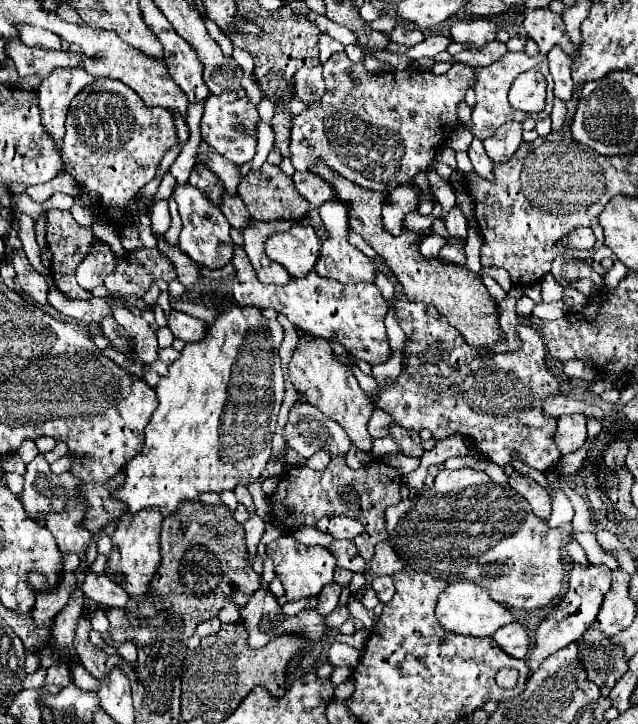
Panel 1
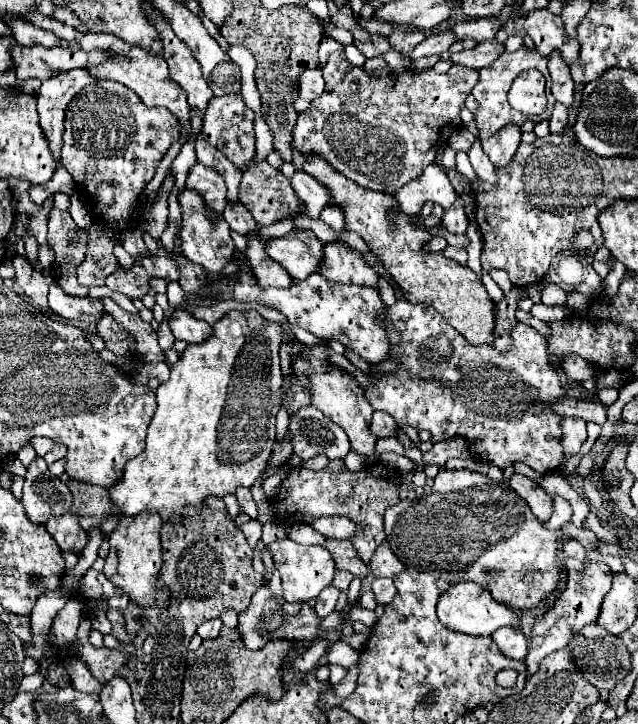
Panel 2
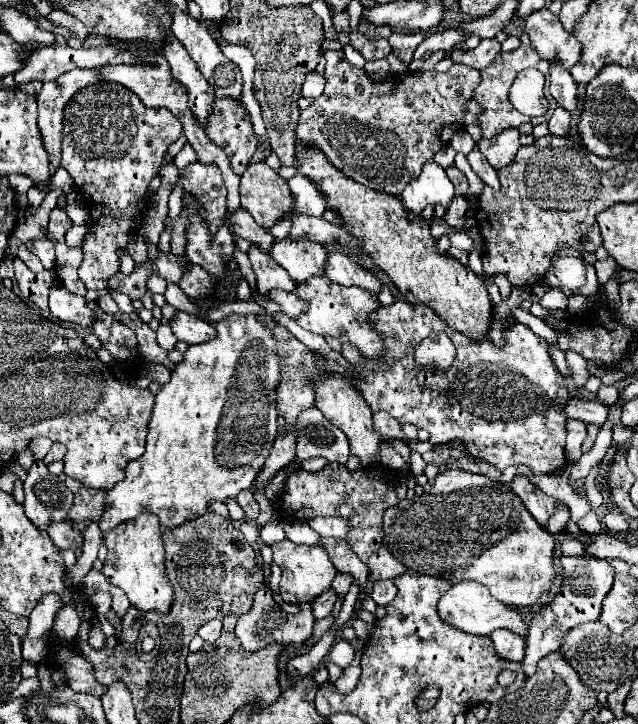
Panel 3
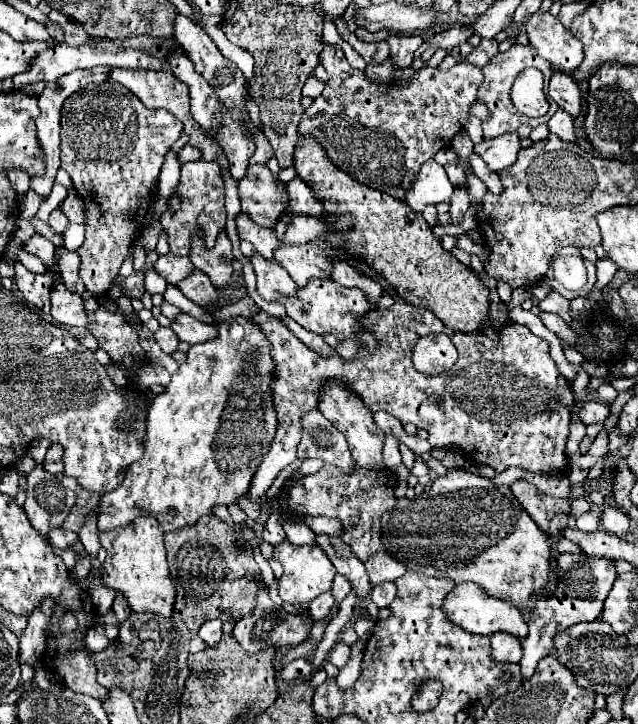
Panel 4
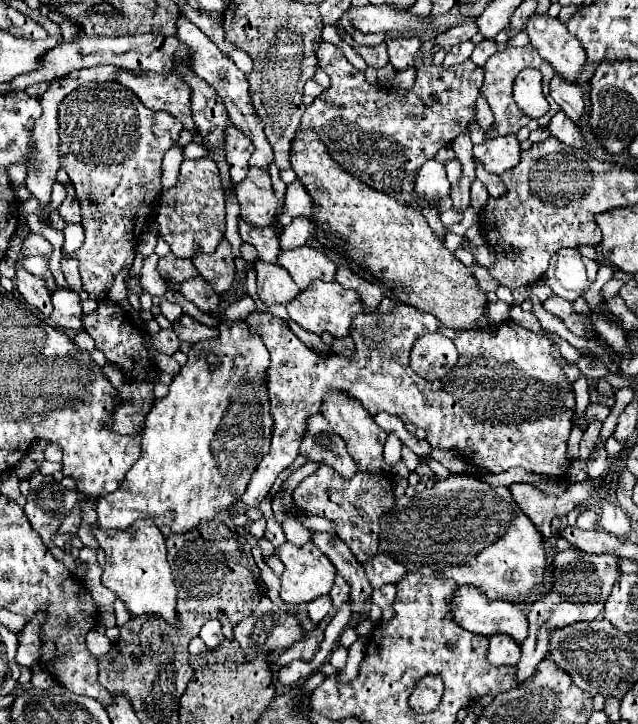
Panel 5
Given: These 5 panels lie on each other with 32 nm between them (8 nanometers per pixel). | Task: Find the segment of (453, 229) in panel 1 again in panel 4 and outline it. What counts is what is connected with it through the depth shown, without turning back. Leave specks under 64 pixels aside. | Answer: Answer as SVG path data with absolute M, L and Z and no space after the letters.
M468 182L462 186L456 186L454 194L452 194L452 202L450 202L450 214L454 216L454 222L462 222L464 212L470 206L470 198L468 198Z

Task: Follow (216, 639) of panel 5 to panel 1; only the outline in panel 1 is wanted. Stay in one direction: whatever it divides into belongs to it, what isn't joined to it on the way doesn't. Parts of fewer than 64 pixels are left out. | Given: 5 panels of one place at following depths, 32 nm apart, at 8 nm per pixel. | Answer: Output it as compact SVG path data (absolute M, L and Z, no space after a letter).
M210 618L210 620L202 622L202 624L196 628L196 634L198 634L198 636L212 636L212 634L216 634L216 632L220 630L220 626L222 626L222 622L220 622L218 618Z

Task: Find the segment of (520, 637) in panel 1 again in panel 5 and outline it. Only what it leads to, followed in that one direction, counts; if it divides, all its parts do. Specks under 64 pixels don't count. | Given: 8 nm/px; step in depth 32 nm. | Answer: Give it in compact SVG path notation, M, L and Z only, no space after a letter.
M496 634L490 638L488 644L488 662L492 666L504 666L504 664L518 664L520 660L520 646L506 634Z

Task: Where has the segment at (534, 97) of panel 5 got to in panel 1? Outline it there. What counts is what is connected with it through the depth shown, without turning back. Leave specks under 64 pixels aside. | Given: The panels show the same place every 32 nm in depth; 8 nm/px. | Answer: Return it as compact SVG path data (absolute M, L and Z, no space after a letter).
M538 70L522 72L510 88L510 104L526 114L542 112L546 104L546 80Z

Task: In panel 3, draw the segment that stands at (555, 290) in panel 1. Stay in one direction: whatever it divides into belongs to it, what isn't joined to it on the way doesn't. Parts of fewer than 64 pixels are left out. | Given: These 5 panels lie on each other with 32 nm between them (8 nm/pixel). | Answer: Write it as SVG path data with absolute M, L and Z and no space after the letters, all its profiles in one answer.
M550 288L550 290L544 294L544 298L540 300L540 306L542 306L544 310L552 310L552 312L554 312L554 310L560 310L566 320L572 320L572 314L566 312L566 310L568 310L568 298L566 298L558 288Z

